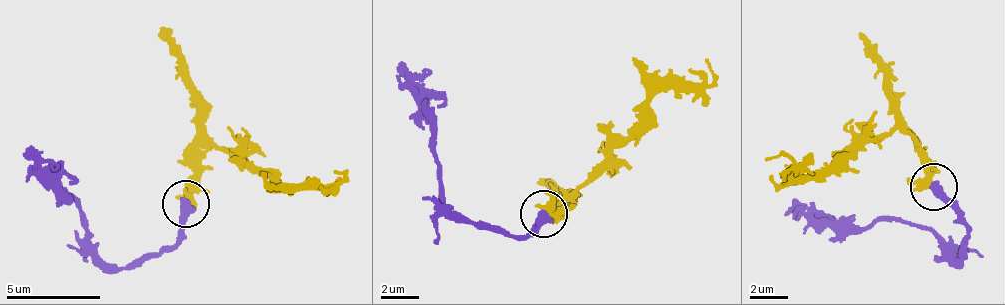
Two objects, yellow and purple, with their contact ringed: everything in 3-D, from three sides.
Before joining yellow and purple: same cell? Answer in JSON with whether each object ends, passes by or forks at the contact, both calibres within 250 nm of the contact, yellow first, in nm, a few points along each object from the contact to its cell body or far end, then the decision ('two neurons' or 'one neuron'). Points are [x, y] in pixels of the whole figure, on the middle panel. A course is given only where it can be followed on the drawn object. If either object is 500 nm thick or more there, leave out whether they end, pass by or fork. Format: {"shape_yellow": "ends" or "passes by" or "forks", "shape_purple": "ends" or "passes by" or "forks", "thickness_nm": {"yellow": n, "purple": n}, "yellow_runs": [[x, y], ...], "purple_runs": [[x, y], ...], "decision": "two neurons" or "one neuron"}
{"shape_yellow": "forks", "shape_purple": "ends", "thickness_nm": {"yellow": 300, "purple": 480}, "yellow_runs": [[545, 210], [552, 217], [573, 203], [657, 94], [704, 89], [713, 81], [704, 58]], "purple_runs": [[545, 215], [528, 235], [464, 220], [439, 194], [430, 108], [400, 60]], "decision": "one neuron"}

